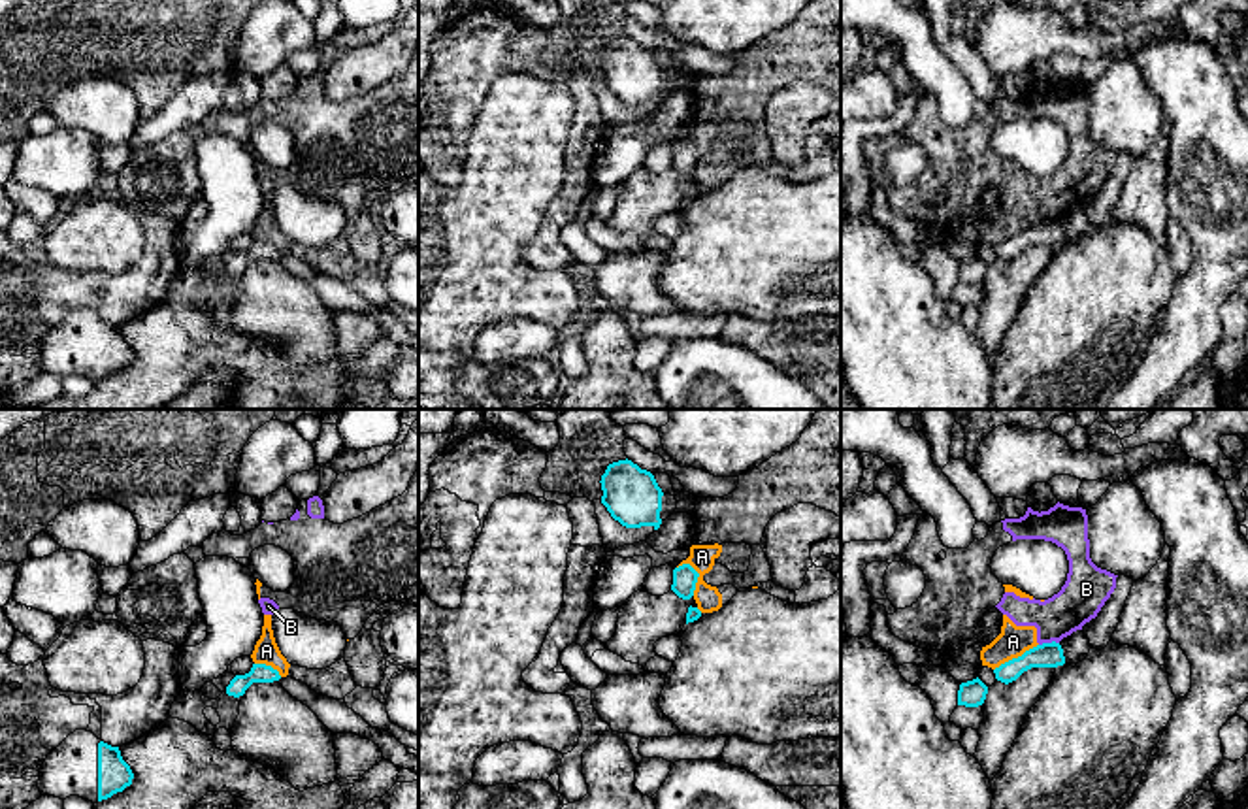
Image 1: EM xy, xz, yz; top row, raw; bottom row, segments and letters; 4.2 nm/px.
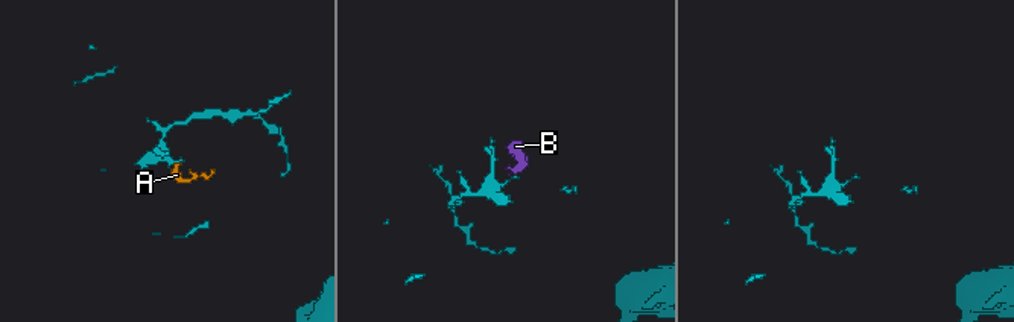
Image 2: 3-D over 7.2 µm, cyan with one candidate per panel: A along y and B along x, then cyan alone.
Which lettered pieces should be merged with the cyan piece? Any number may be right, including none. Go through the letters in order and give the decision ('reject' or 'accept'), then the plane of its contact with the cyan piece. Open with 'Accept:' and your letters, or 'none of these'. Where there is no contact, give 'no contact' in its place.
Accept: none of these
A: reject; contact in yz
B: reject; contact in yz

